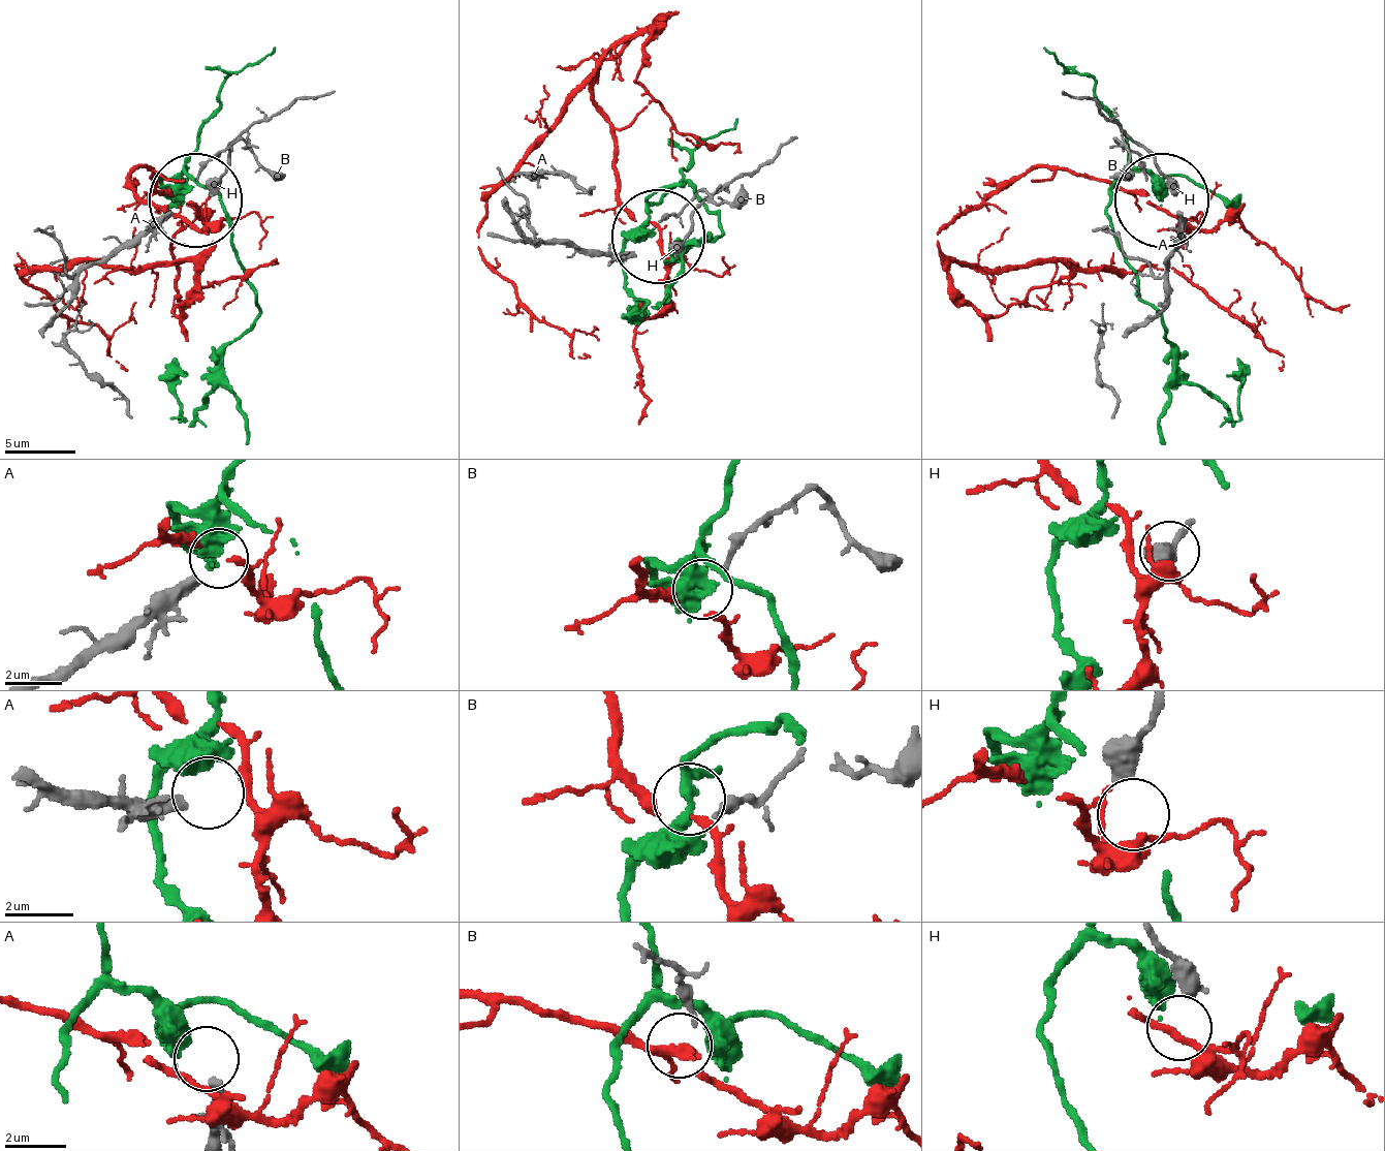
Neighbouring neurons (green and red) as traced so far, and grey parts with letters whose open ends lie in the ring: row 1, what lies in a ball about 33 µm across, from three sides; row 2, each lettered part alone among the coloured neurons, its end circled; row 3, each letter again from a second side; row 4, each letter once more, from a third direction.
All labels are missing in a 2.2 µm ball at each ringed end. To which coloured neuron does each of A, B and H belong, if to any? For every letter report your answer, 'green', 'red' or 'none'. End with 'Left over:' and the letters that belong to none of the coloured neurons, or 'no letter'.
A: none
B: red
H: none
Left over: A, H

